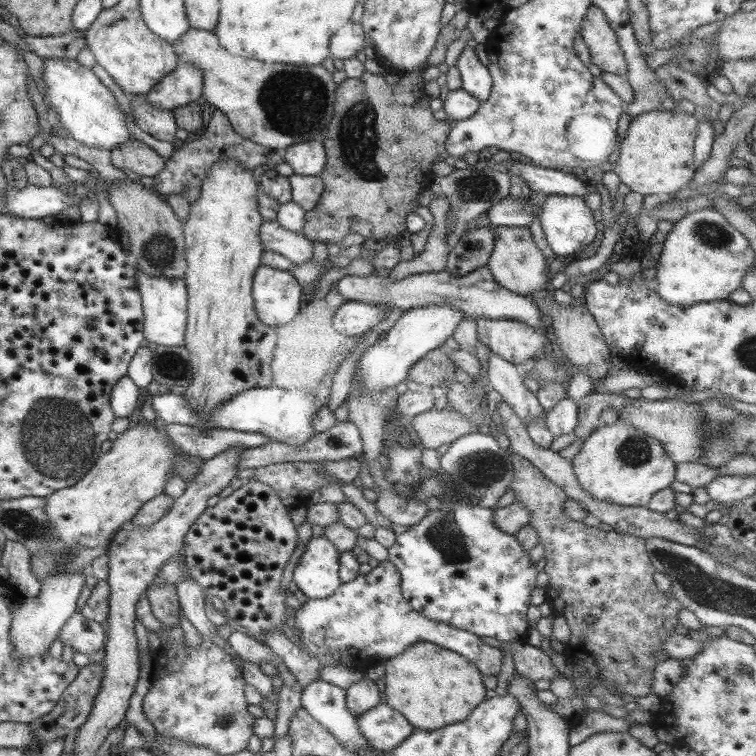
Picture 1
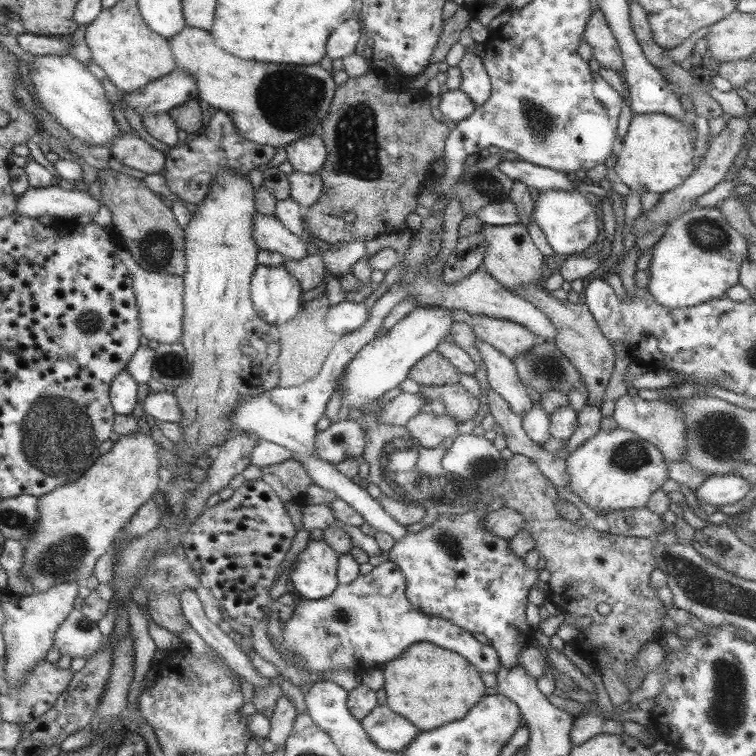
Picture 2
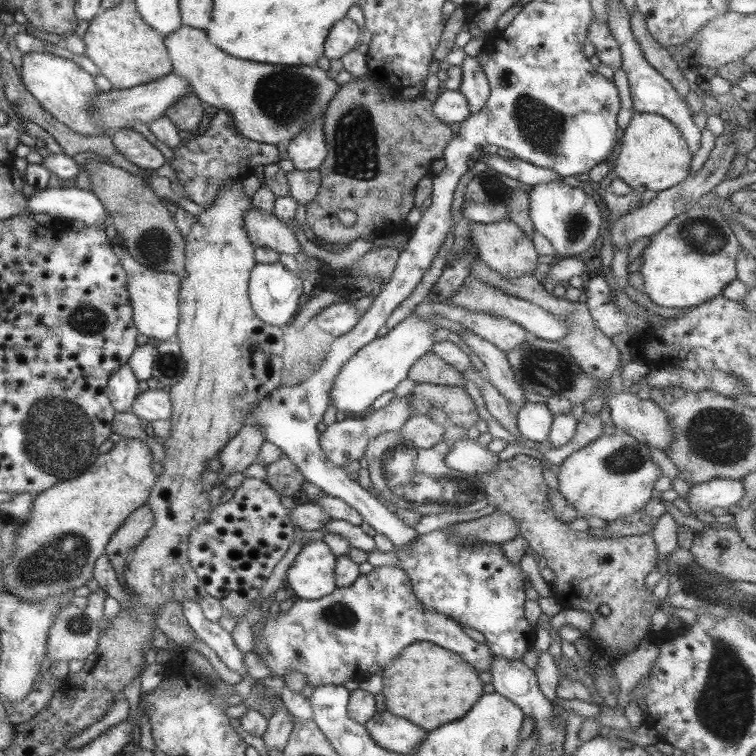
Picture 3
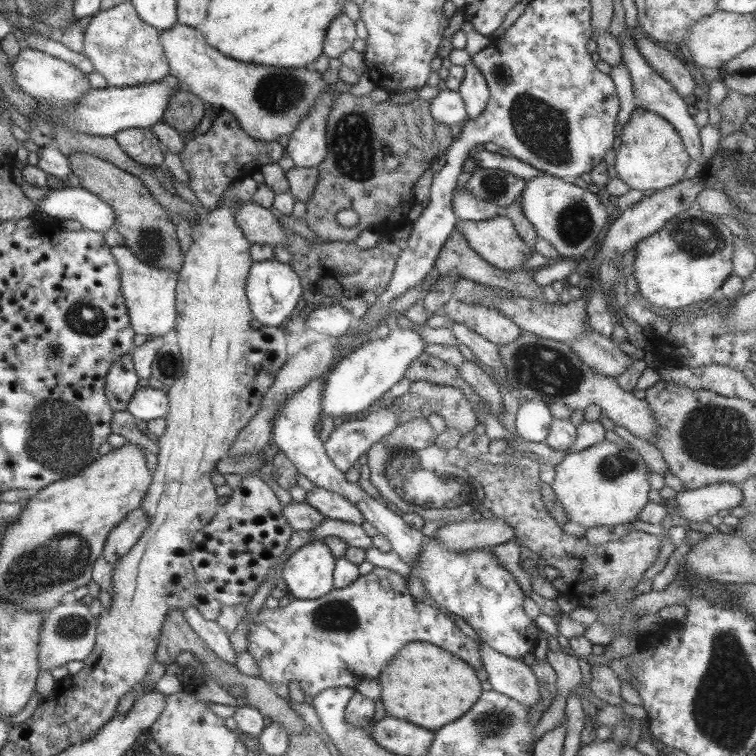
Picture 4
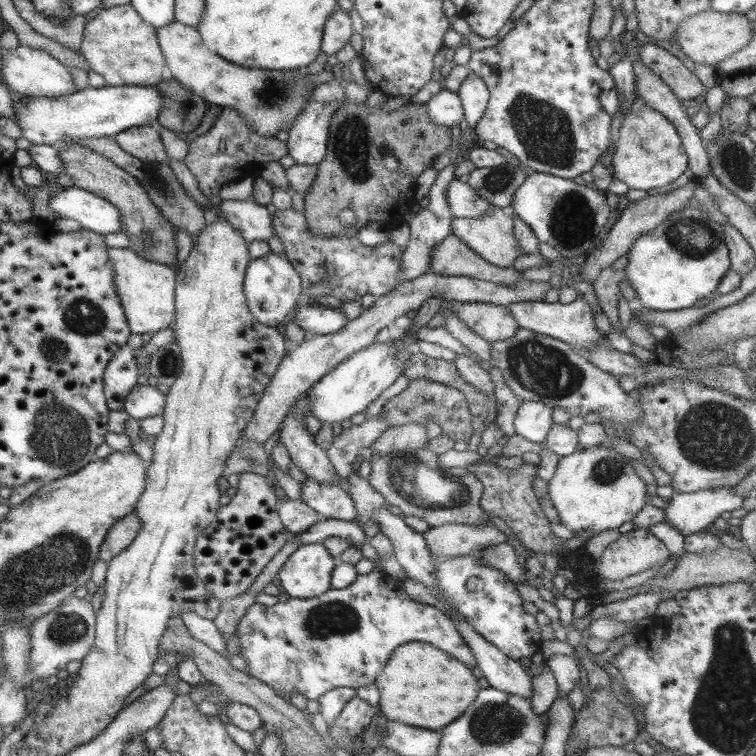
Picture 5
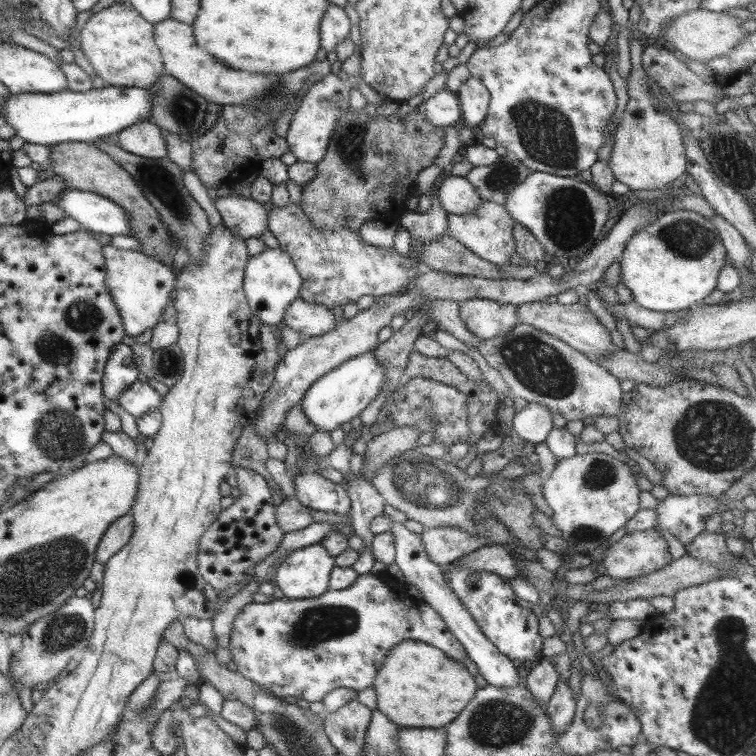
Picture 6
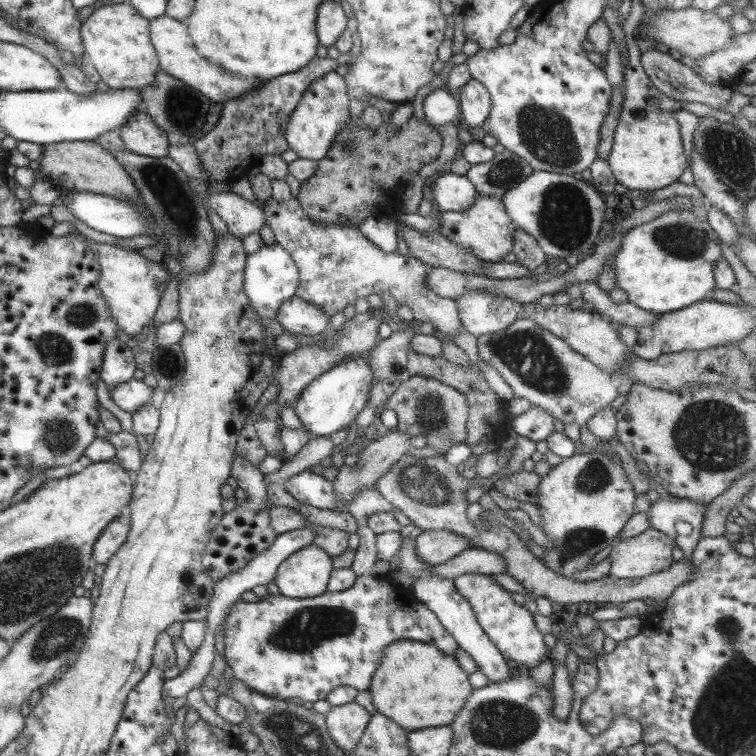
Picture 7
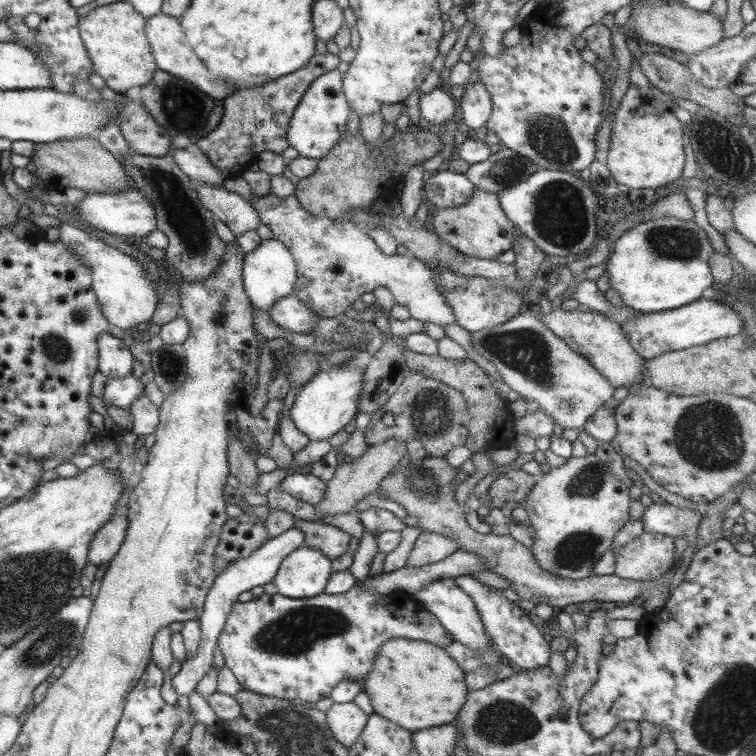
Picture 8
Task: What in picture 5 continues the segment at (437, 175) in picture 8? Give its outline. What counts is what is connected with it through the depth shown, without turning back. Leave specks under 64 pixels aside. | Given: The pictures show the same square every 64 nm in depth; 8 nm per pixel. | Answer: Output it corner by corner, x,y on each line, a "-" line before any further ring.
453,177
445,187
445,202
453,217
475,218
481,216
490,206
464,178

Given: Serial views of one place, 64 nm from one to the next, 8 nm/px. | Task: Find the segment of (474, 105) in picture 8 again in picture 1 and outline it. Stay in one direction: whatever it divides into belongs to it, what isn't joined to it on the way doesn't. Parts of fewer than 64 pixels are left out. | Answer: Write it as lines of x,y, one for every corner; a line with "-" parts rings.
465,45
454,66
460,72
461,90
479,103
489,99
492,79
487,67
477,59
473,47

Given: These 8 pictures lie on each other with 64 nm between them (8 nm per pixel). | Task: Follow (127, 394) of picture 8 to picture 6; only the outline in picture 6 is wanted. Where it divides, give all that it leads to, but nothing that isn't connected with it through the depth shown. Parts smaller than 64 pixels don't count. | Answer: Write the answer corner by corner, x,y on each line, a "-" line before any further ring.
133,381
126,389
123,389
118,396
118,404
131,414
138,417
144,412
155,409
158,403
158,393
147,383

